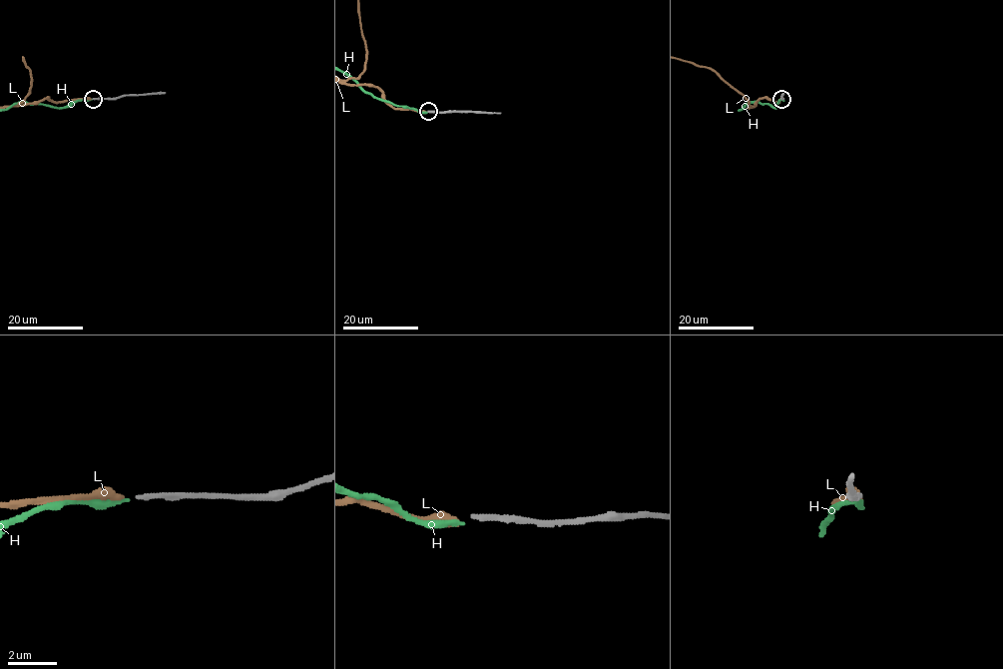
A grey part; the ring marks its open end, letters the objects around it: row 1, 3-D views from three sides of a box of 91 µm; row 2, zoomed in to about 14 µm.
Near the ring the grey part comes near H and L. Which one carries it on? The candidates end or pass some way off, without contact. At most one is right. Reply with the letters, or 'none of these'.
H

